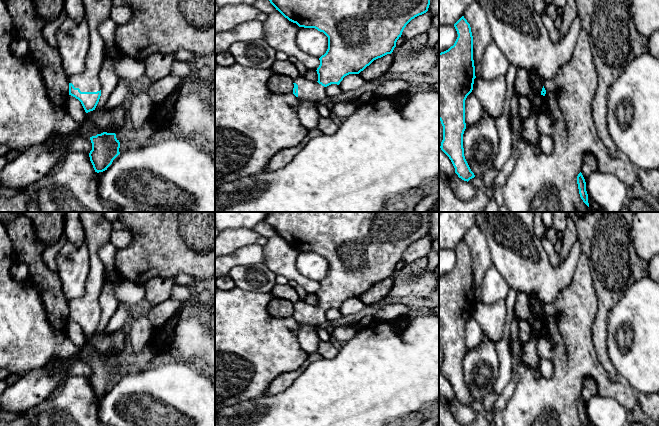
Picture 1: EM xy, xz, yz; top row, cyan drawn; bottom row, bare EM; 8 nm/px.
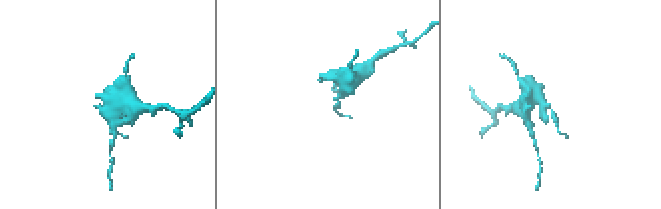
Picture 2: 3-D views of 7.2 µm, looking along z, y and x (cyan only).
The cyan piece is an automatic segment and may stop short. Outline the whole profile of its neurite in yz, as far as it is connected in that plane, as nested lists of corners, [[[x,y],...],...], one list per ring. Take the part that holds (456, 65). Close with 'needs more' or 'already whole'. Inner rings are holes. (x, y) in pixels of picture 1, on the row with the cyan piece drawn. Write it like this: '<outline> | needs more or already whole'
[[[464,16],[454,27],[458,34],[454,45],[439,53],[439,120],[443,126],[440,148],[451,160],[458,177],[468,182],[475,177],[463,148],[465,100],[472,92],[476,78],[473,36]]] | already whole

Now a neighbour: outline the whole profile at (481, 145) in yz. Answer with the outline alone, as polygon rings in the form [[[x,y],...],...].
[[[481,117],[473,125],[466,127],[463,148],[471,171],[481,179],[485,171],[492,169],[500,150],[497,120]]]

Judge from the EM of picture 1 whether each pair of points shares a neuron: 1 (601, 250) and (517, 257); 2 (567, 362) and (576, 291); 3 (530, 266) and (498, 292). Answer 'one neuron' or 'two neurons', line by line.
1: two neurons
2: one neuron
3: two neurons

